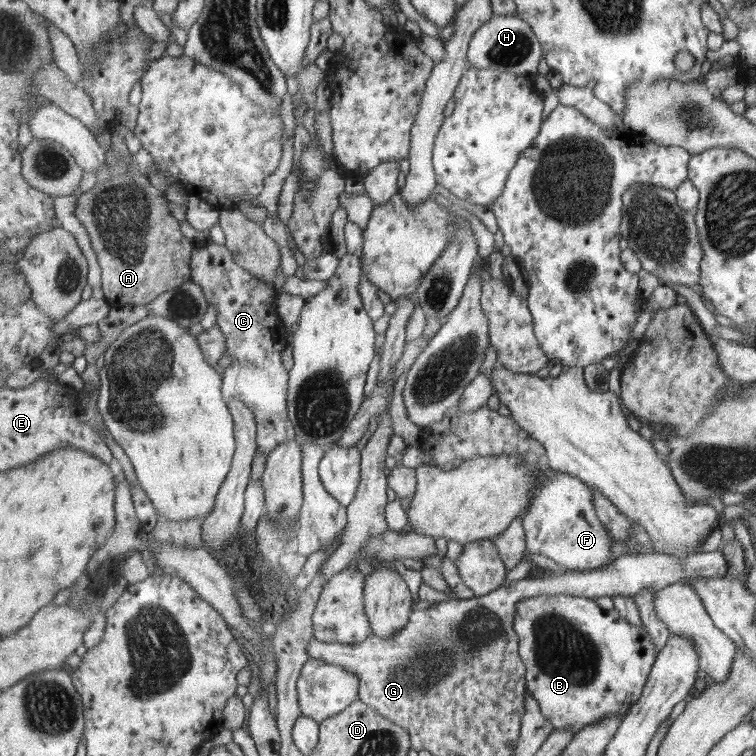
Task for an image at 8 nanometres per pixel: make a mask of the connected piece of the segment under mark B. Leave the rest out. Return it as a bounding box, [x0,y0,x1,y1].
[514,594,658,733]

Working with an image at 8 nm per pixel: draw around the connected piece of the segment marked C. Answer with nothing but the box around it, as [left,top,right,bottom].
[191,240,297,458]

